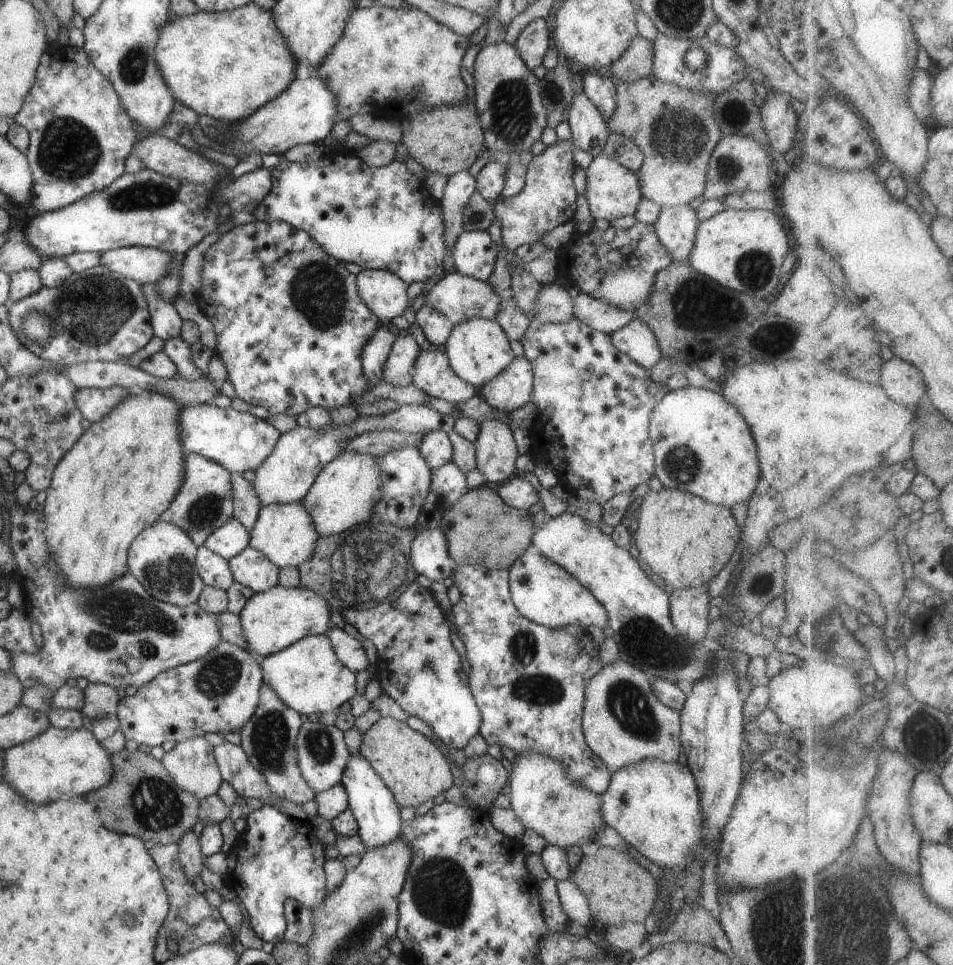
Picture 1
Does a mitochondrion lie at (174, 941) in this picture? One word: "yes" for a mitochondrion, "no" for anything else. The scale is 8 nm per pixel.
no

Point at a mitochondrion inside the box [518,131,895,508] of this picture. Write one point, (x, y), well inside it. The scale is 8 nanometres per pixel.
(751, 262)

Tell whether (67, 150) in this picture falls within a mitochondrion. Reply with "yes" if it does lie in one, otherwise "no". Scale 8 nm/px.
yes

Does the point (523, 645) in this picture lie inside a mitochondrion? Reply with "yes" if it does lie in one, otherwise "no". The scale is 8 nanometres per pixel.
yes

